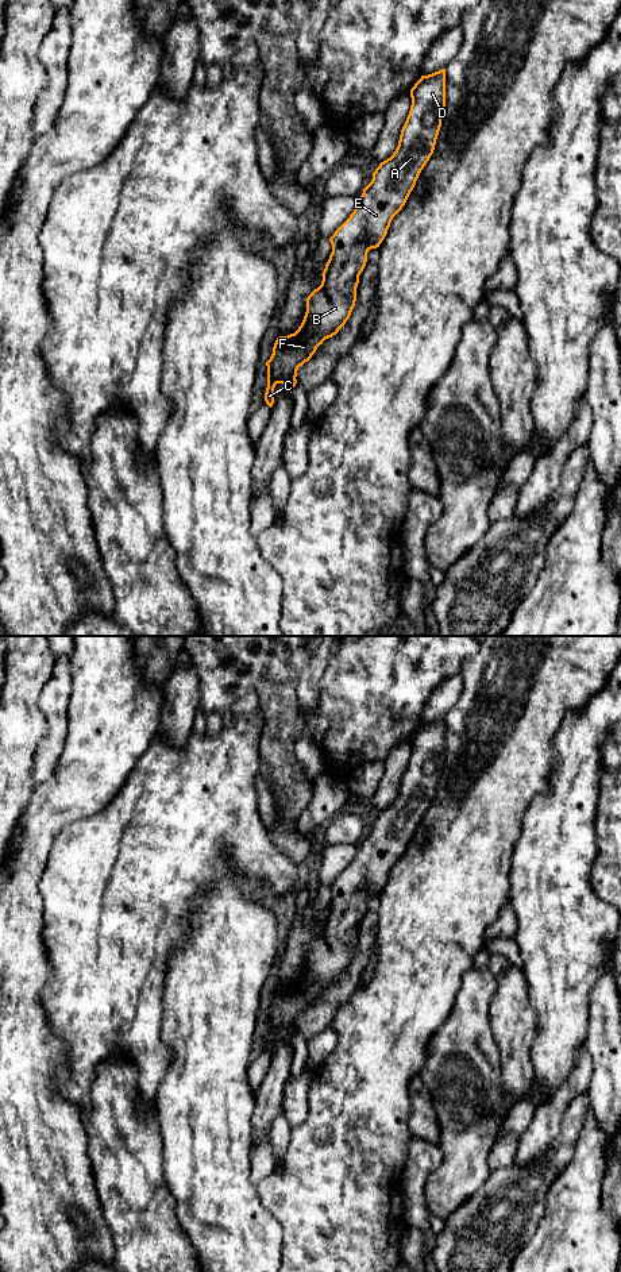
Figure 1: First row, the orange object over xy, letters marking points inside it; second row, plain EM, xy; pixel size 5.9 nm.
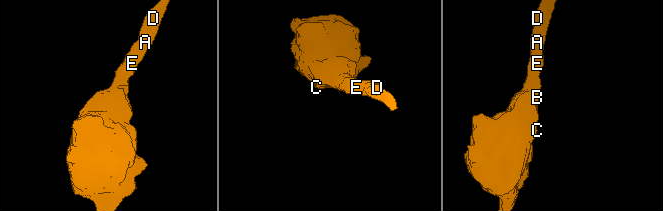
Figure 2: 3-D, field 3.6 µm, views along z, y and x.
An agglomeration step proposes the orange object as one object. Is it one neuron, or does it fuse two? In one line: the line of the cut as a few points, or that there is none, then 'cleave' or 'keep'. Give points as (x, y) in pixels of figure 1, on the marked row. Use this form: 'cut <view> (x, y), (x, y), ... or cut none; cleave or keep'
cut none; keep

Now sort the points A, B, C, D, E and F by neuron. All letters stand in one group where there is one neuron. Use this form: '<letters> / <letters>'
A B C D E F

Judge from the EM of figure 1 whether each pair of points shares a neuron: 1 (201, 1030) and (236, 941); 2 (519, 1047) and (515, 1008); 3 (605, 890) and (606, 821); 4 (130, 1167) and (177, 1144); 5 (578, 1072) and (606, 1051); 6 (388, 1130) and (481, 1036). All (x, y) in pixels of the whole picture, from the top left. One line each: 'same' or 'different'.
1: same
2: same
3: same
4: different
5: different
6: different

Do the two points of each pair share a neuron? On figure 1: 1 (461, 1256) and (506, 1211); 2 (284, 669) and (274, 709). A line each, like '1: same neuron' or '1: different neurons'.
1: same neuron
2: different neurons

